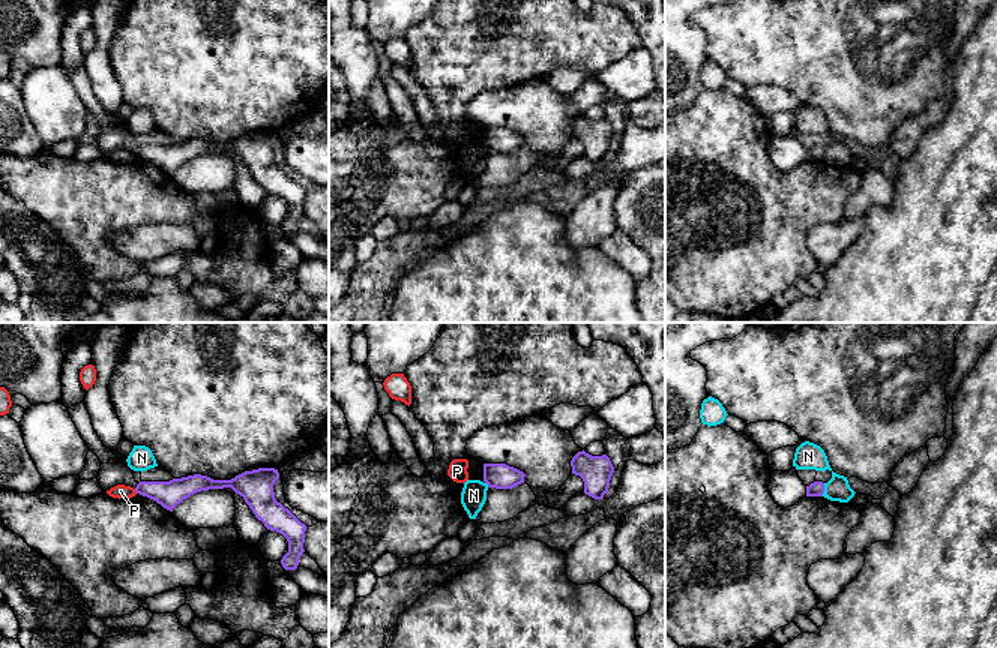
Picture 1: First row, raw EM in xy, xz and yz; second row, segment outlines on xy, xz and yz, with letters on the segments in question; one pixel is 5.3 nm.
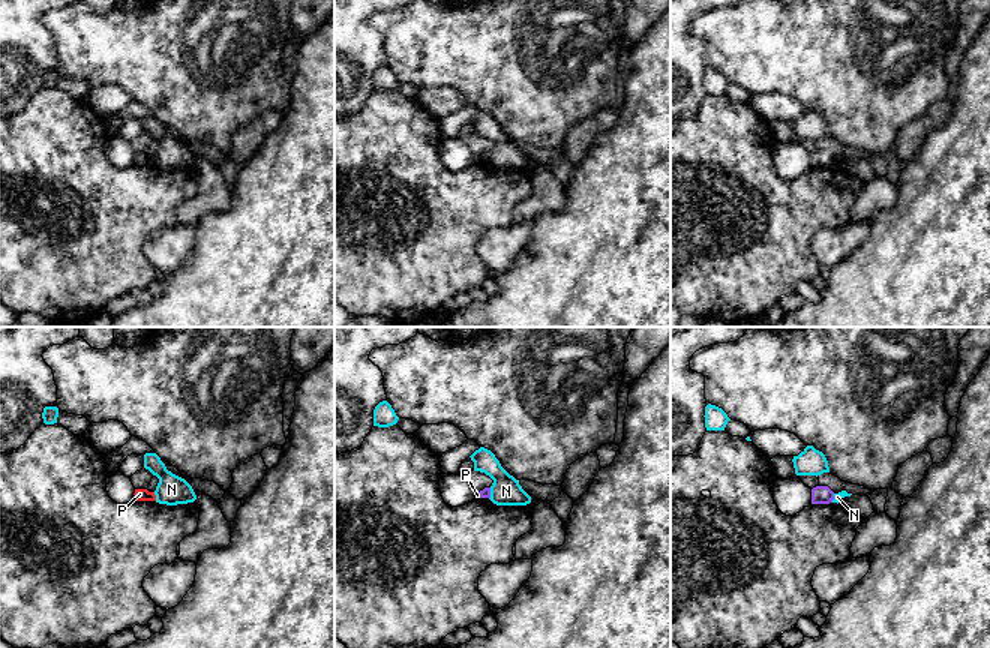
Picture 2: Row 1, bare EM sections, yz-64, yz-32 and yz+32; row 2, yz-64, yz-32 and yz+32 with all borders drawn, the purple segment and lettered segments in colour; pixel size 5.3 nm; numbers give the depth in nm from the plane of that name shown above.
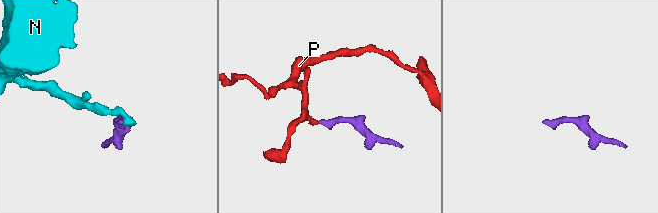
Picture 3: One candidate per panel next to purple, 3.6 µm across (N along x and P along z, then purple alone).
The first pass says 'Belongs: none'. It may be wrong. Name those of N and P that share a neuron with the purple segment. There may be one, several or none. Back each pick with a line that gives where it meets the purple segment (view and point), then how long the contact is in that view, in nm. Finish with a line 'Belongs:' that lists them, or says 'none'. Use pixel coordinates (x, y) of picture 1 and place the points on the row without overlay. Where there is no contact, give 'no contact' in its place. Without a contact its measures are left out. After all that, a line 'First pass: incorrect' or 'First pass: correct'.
Belongs: none
First pass: correct

